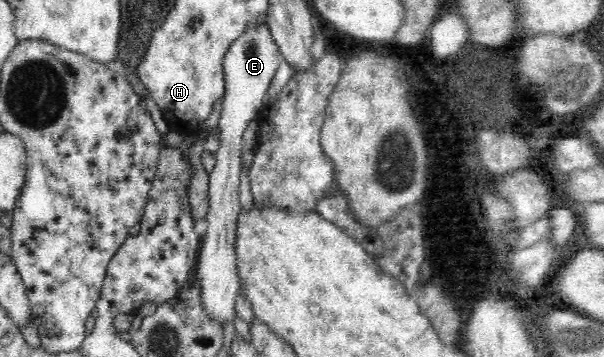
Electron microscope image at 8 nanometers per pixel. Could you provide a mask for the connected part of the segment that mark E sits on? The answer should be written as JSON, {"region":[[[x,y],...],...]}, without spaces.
{"region":[[[263,23],[255,29],[247,29],[236,40],[224,58],[226,89],[223,93],[222,111],[219,119],[220,147],[217,150],[212,169],[209,171],[209,209],[205,221],[208,224],[205,236],[201,238],[197,263],[197,279],[201,281],[201,296],[207,312],[221,323],[233,323],[235,319],[235,297],[242,287],[237,266],[237,232],[241,181],[242,135],[251,119],[255,119],[266,102],[265,95],[276,75],[281,59],[279,49],[268,26]]]}

